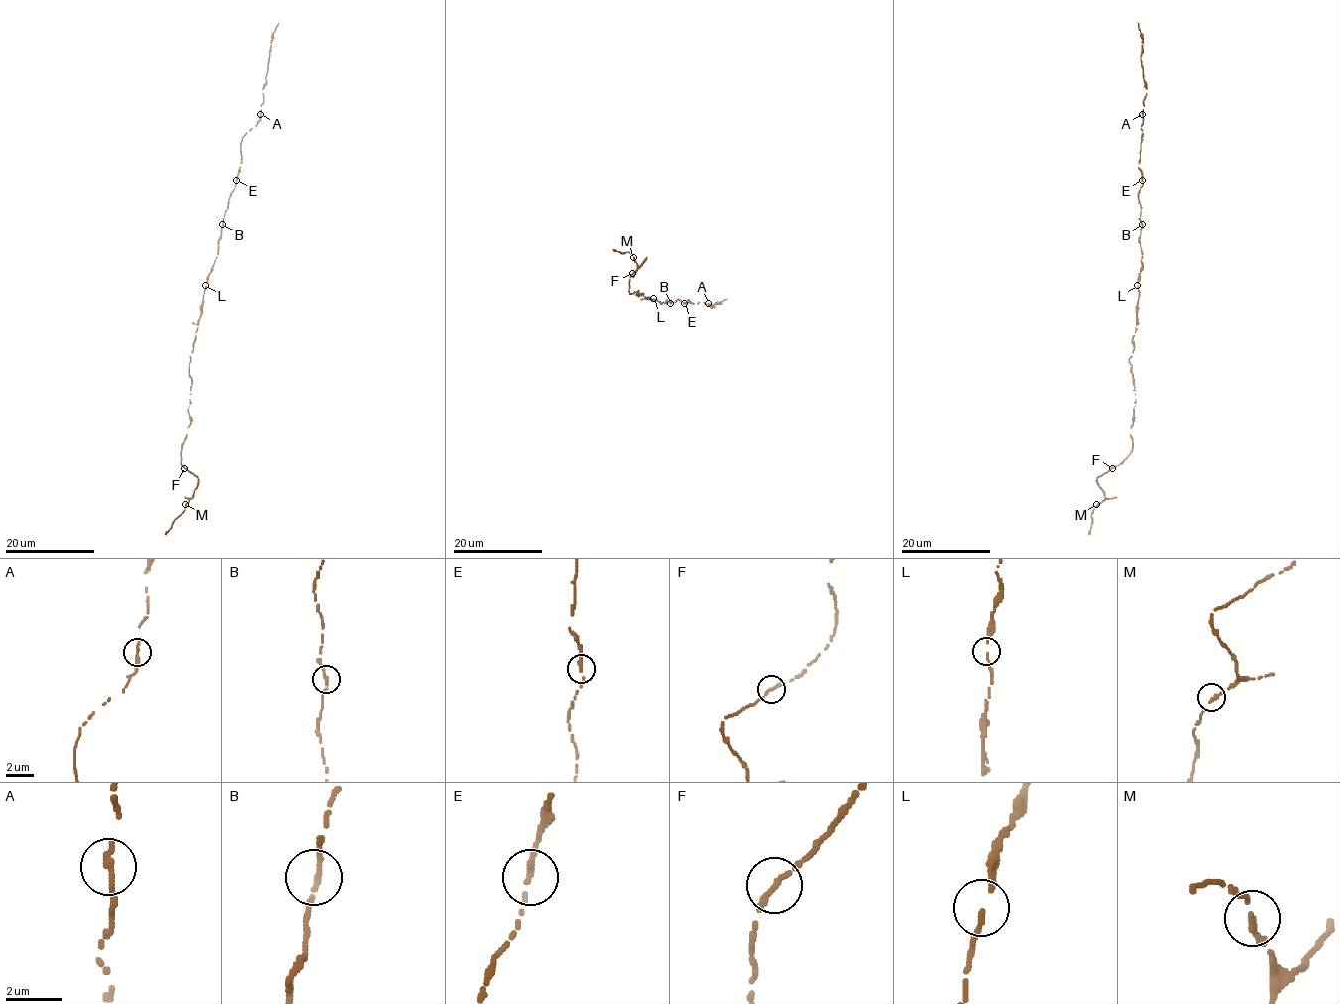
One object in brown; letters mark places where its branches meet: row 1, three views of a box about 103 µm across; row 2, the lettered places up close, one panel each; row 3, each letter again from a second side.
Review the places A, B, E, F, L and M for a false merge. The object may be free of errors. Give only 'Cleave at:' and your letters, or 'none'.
Cleave at: none

